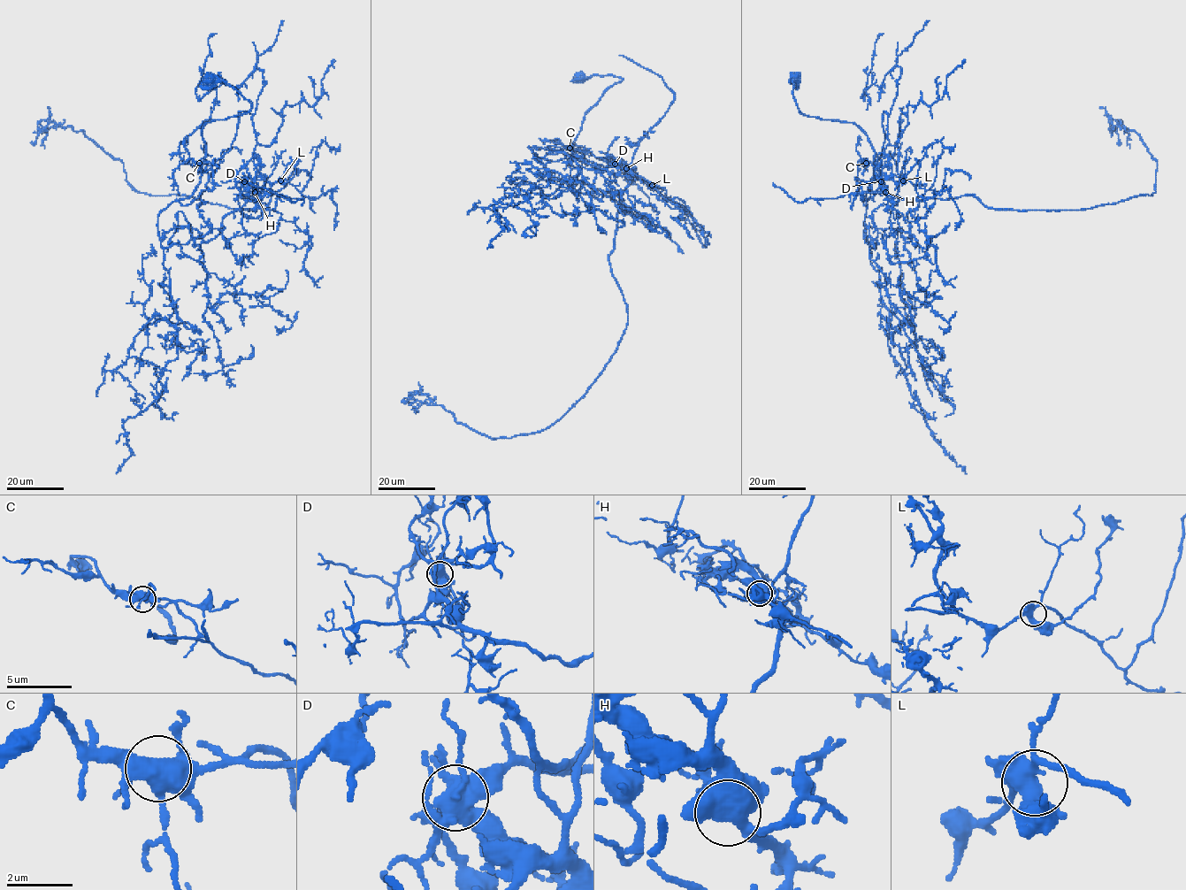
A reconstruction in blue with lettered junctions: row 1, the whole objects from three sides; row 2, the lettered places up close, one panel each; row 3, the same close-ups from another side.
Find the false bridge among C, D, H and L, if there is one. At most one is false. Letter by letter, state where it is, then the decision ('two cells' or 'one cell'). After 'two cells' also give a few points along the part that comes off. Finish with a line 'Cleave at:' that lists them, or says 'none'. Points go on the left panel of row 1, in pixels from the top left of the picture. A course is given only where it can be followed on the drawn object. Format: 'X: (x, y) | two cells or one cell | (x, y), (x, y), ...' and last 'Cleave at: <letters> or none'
C: (199, 163) | one cell
D: (244, 181) | two cells | (244, 181), (259, 196), (240, 206), (255, 210), (138, 192), (71, 126), (49, 121), (34, 142)
H: (255, 192) | one cell
L: (280, 180) | one cell
Cleave at: D

